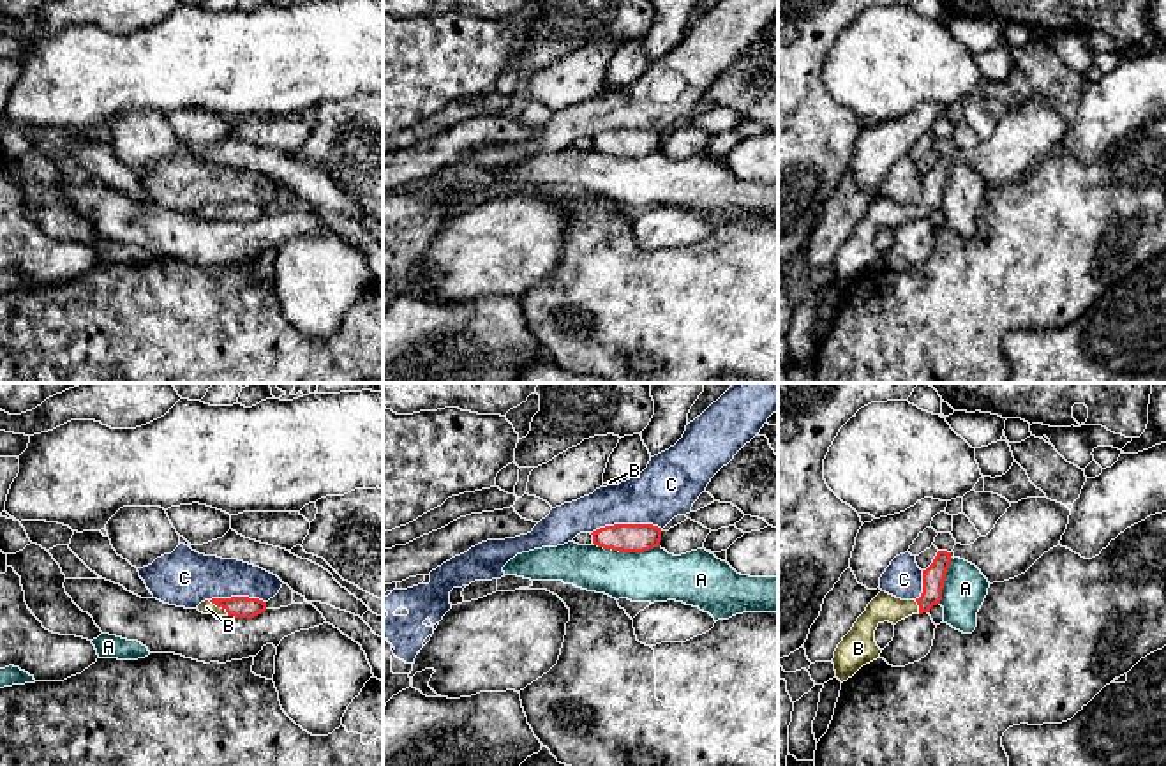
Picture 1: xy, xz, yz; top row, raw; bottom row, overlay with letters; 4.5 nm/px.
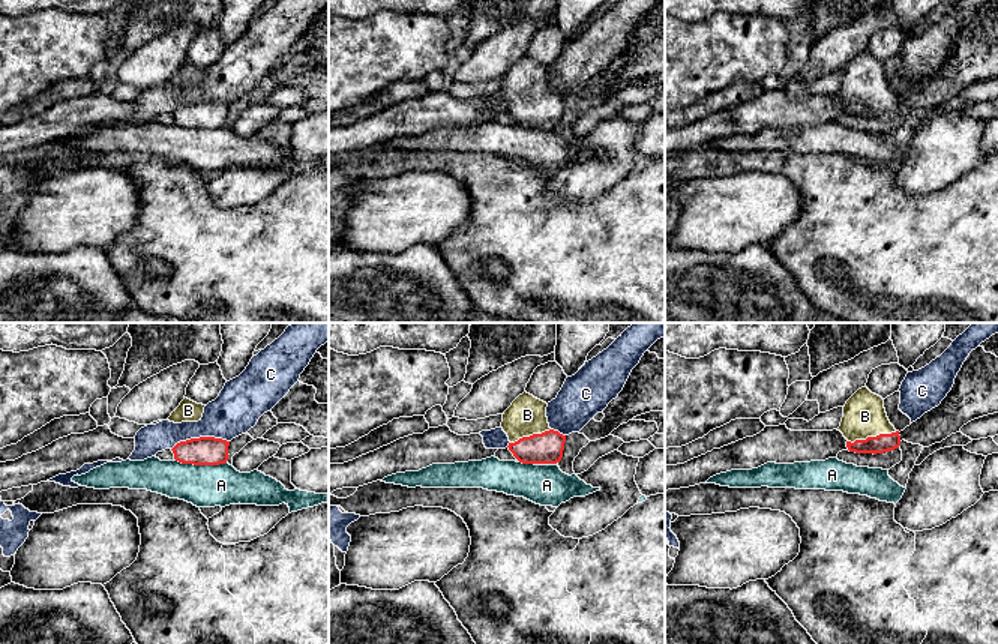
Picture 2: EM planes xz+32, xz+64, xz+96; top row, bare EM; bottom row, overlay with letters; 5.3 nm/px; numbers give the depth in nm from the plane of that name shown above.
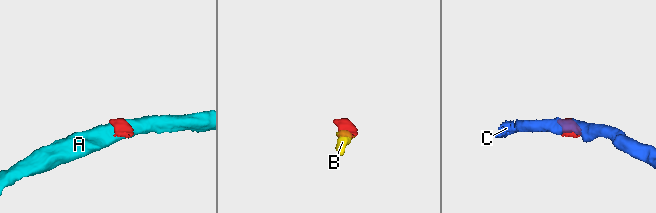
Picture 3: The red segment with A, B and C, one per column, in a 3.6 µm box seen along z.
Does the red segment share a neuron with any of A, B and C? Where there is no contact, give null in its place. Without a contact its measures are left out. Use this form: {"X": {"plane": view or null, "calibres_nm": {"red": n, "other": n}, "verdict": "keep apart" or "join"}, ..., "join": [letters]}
{"A": {"plane": "xz", "calibres_nm": {"red": 130, "other": 240}, "verdict": "keep apart"}, "B": {"plane": "xy", "calibres_nm": {"red": 100, "other": 60}, "verdict": "join"}, "C": {"plane": "xz", "calibres_nm": {"red": 130, "other": 280}, "verdict": "keep apart"}, "join": ["B"]}

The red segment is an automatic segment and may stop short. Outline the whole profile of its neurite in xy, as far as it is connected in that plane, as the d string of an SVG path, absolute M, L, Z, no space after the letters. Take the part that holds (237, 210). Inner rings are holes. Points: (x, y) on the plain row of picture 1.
M249 201L212 203L196 212L203 219L254 222L266 215L266 207Z

